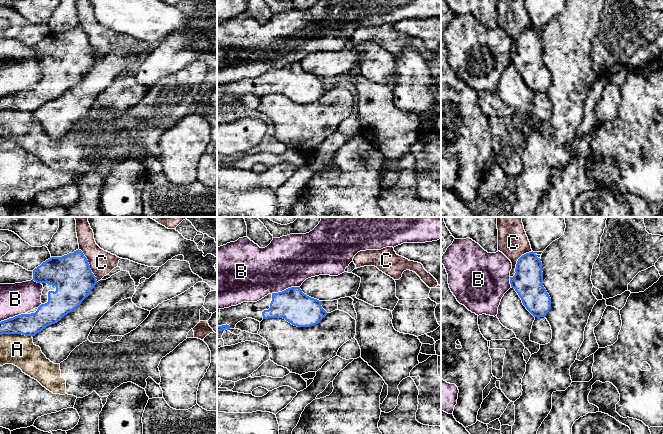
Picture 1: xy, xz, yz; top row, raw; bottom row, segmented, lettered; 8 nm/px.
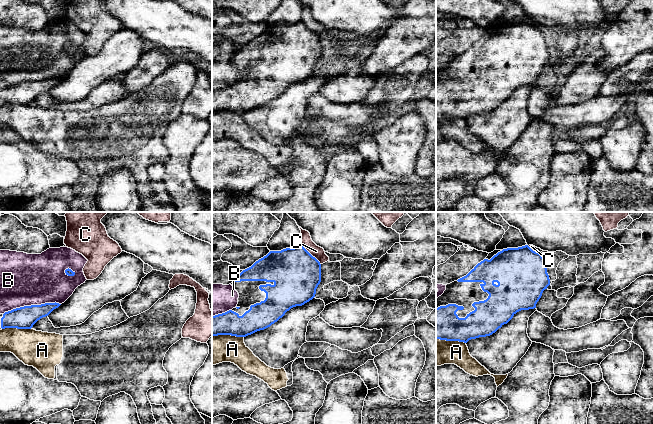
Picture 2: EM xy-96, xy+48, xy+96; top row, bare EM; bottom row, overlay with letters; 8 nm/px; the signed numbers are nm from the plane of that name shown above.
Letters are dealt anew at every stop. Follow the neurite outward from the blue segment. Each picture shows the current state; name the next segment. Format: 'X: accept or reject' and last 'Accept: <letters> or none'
A: reject
B: reject
C: reject
Accept: none

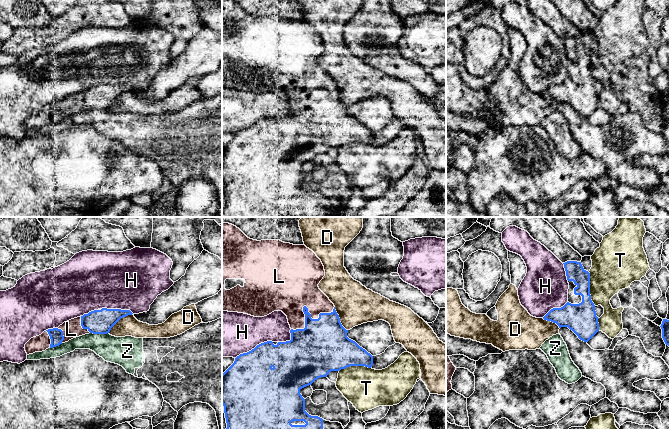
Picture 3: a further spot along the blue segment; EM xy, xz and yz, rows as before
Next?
D: reject
H: reject
L: accept
T: reject
Z: reject
Accept: L

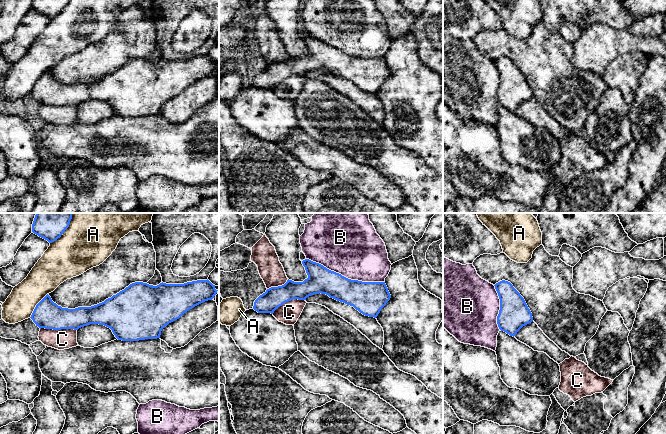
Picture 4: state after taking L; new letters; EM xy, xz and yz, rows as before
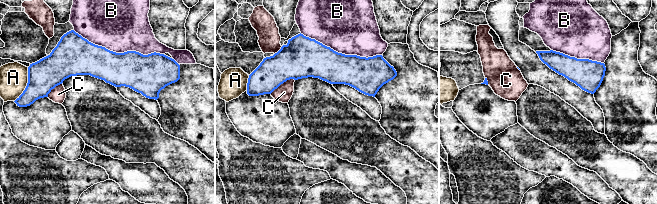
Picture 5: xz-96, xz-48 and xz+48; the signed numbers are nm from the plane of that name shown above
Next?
A: reject
B: reject
C: reject
Accept: none

